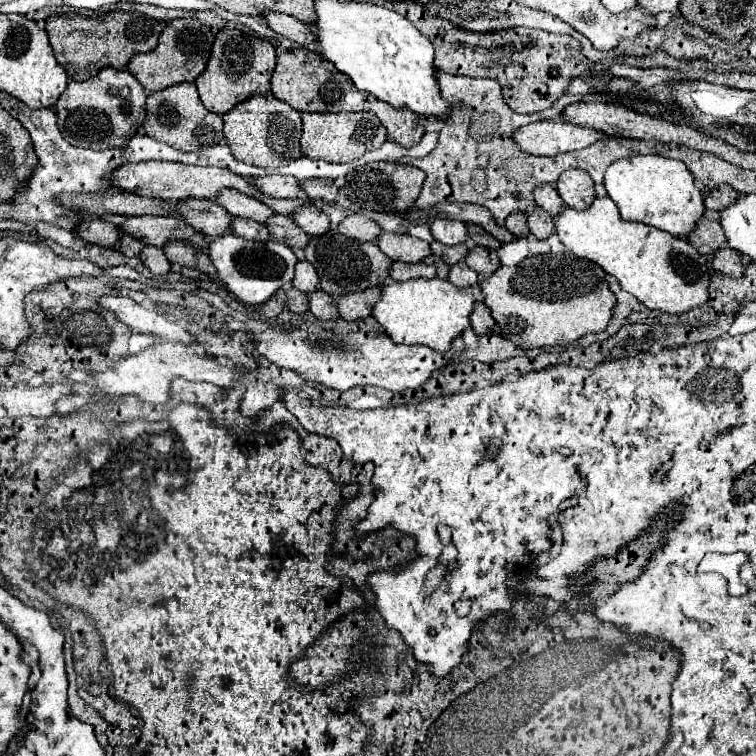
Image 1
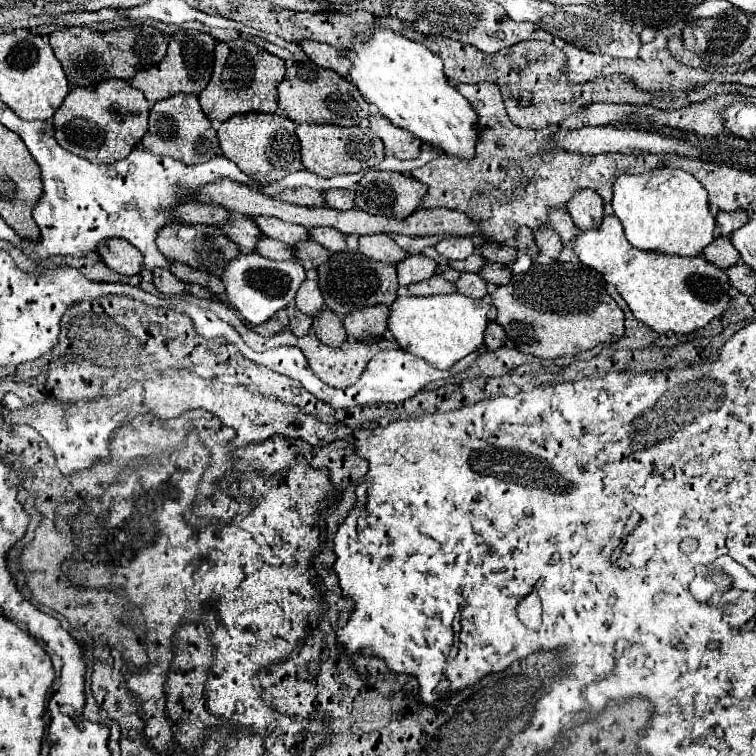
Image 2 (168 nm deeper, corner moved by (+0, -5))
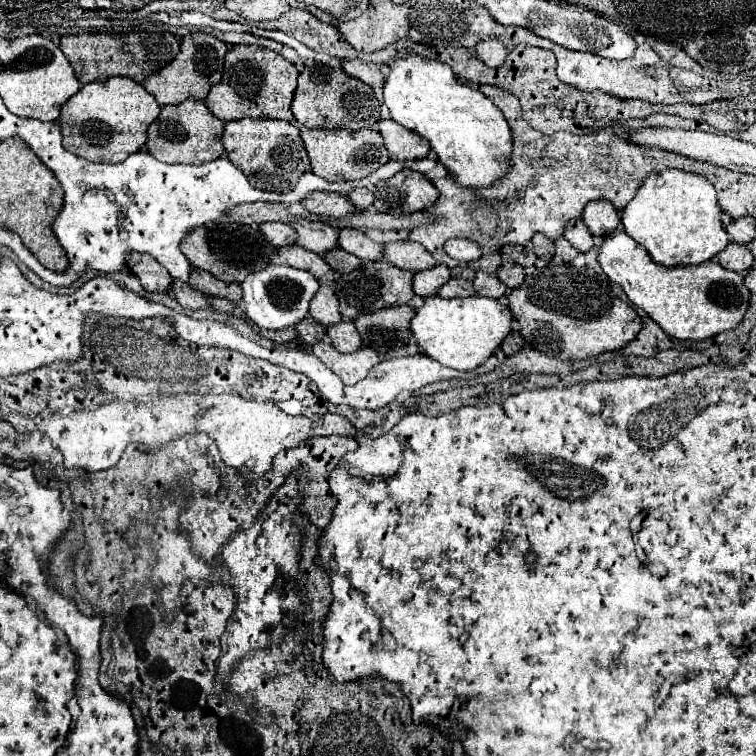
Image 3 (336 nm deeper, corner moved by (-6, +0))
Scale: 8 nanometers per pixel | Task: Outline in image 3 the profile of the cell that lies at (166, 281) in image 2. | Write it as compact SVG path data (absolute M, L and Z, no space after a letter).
M173 281L173 295L179 301L179 305L185 309L195 311L195 309L209 307L209 299L201 291L193 289L191 285L187 285L183 281Z

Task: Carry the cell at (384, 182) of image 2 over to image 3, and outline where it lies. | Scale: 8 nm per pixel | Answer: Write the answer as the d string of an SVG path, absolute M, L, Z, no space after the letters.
M399 171L395 177L381 181L375 189L375 209L379 213L409 215L425 211L439 197L435 185L417 171Z

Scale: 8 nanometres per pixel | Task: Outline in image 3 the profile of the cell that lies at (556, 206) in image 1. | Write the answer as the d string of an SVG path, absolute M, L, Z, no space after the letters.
M581 219L567 223L565 239L567 239L579 253L587 253L587 251L591 251L591 249L595 247L593 235L589 233L589 229L585 227L585 223L583 223Z

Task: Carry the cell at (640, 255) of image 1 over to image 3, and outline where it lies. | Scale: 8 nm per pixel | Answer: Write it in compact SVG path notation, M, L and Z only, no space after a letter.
M615 231L605 237L599 247L599 263L603 273L619 283L627 299L643 309L667 335L683 341L703 341L717 333L735 329L749 307L751 293L743 283L743 275L723 269L717 261L705 261L689 267L661 267L649 259L625 231Z

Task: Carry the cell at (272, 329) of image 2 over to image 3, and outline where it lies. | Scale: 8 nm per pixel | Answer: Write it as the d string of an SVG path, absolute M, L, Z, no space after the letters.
M285 327L285 329L279 329L279 331L269 331L269 329L259 329L259 335L261 337L267 337L279 345L285 345L285 343L291 343L297 339L297 331L295 327Z

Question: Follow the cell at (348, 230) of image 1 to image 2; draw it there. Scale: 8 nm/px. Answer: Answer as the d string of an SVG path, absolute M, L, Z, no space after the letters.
M389 234L359 236L359 252L363 252L365 256L373 260L387 262L387 264L395 264L407 256L407 252L399 248L397 242Z

